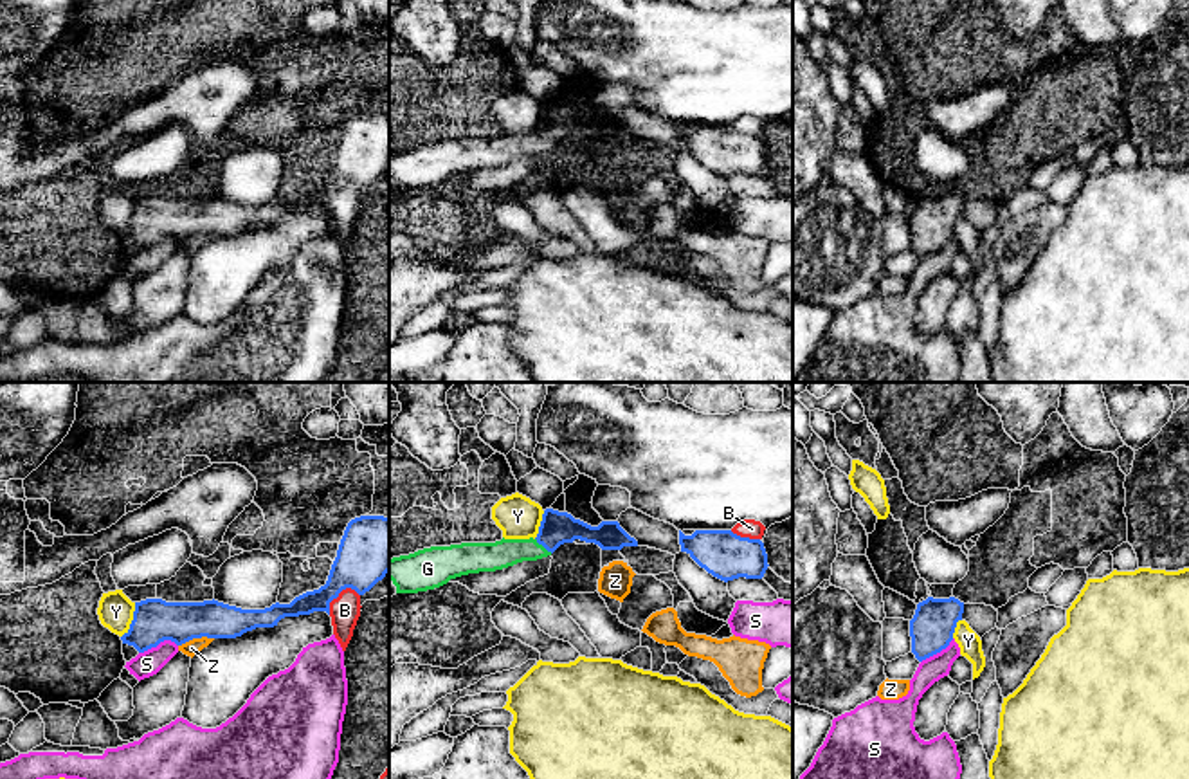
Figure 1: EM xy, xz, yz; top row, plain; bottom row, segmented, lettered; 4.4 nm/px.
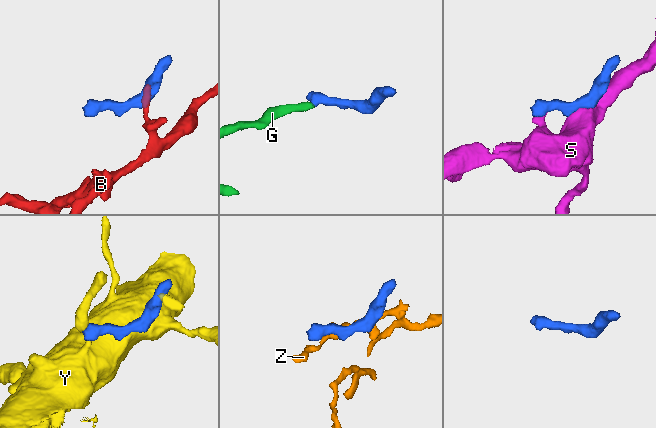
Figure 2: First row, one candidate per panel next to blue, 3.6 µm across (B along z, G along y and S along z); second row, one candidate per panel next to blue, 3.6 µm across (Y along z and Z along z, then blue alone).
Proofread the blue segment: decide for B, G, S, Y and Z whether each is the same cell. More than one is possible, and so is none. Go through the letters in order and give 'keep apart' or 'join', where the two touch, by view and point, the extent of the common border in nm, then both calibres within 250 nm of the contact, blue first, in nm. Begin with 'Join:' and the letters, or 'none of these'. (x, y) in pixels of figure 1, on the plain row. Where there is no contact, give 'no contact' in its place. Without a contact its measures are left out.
Join: G
B: keep apart | xy (339, 188) | 170 nm | 260/140 nm
G: join | xz (543, 141) | 100 nm | 150/130 nm
S: keep apart | xy (157, 240) | 180 nm | 190/120 nm
Y: keep apart | xy (132, 217) | 170 nm | 190/160 nm
Z: keep apart | xy (195, 233) | 170 nm | 190/70 nm

